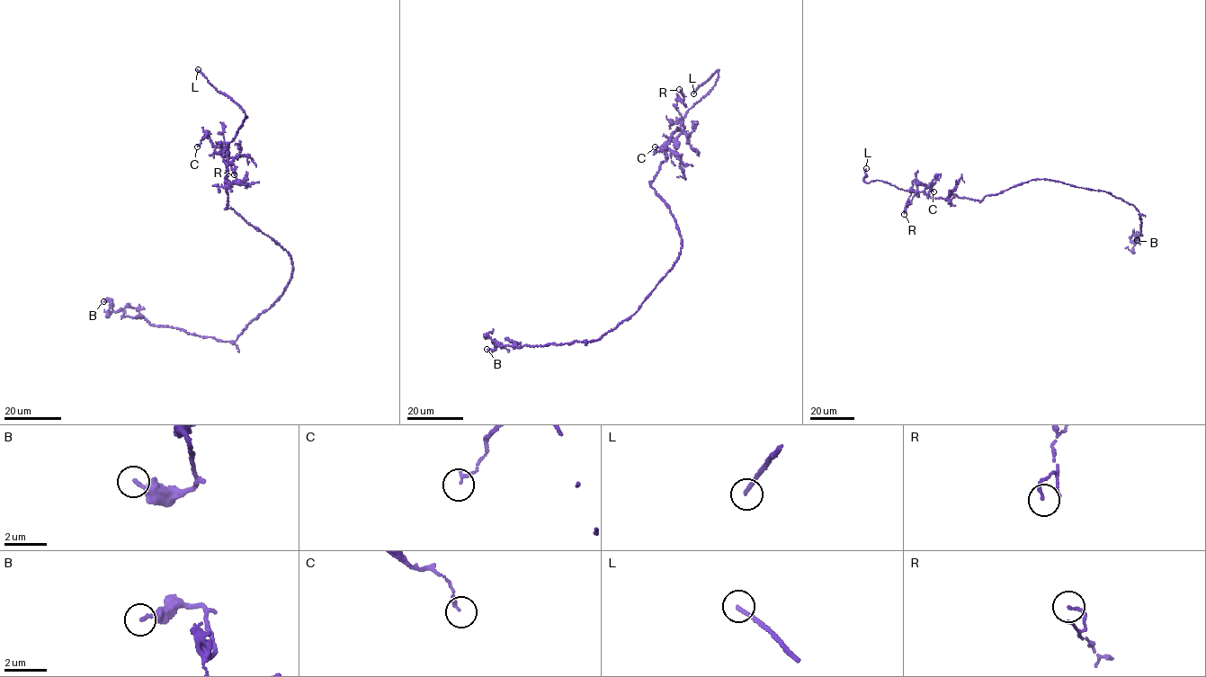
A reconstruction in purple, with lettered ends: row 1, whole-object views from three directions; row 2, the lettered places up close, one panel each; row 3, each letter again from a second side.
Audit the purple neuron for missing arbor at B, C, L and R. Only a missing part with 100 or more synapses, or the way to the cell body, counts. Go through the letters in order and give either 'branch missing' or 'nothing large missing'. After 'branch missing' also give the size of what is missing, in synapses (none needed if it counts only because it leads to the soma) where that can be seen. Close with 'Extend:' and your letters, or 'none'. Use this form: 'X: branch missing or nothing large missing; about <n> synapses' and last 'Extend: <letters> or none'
B: nothing large missing
C: nothing large missing
L: branch missing
R: nothing large missing
Extend: L

